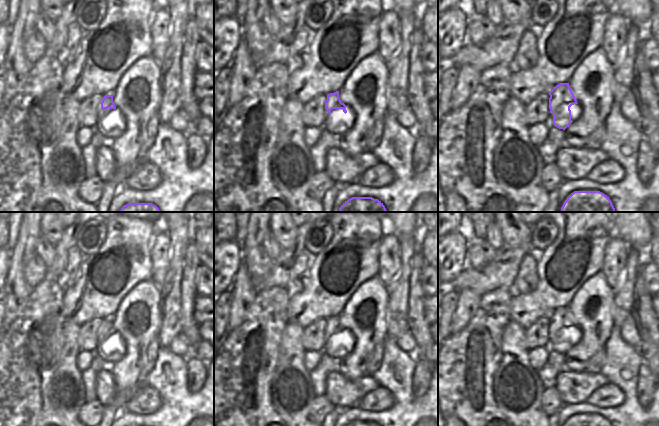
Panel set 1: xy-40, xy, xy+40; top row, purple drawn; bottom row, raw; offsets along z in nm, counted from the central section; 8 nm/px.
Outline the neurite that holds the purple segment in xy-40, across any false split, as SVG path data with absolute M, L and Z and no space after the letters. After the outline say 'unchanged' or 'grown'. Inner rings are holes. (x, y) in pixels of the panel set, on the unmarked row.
M105 319L97 334L94 354L108 363L116 363L125 354L125 344L113 326L113 319Z | grown

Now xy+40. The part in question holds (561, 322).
M560 307L549 316L549 348L565 354L579 341L581 332L569 310L569 307Z | grown

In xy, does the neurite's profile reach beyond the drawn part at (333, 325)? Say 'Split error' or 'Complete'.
Split error

